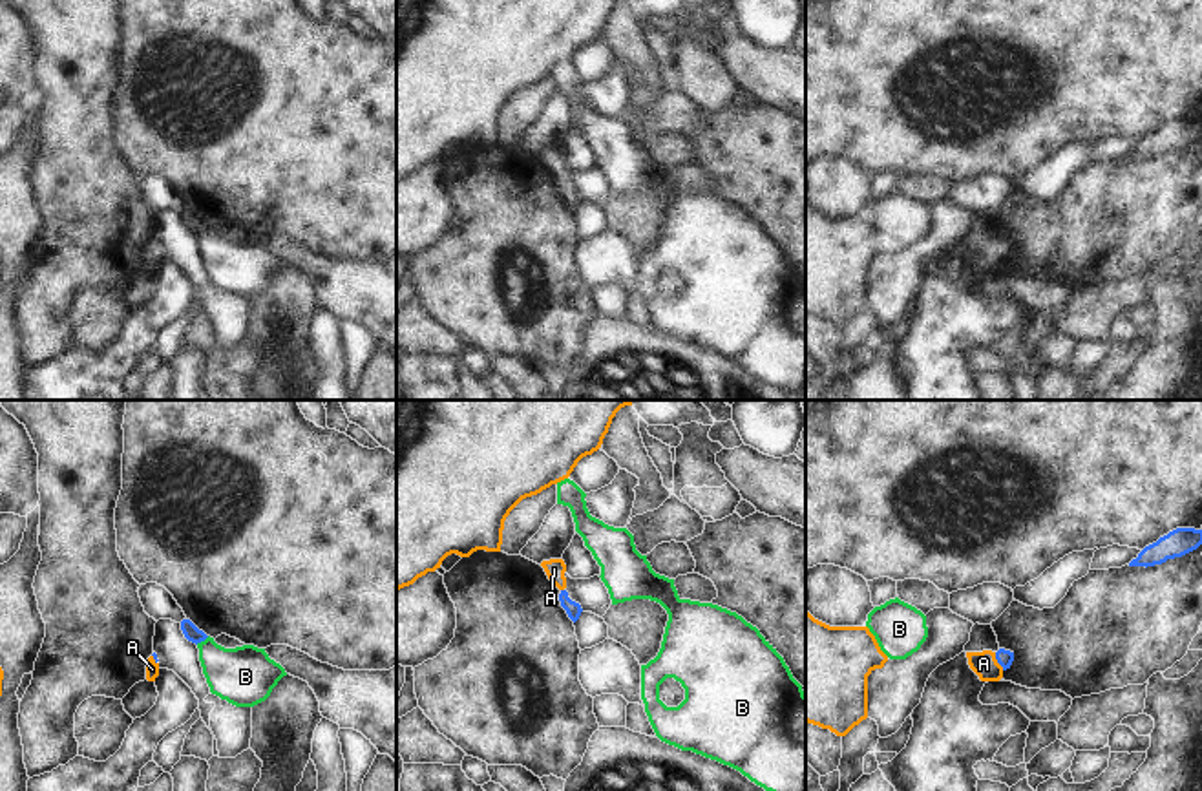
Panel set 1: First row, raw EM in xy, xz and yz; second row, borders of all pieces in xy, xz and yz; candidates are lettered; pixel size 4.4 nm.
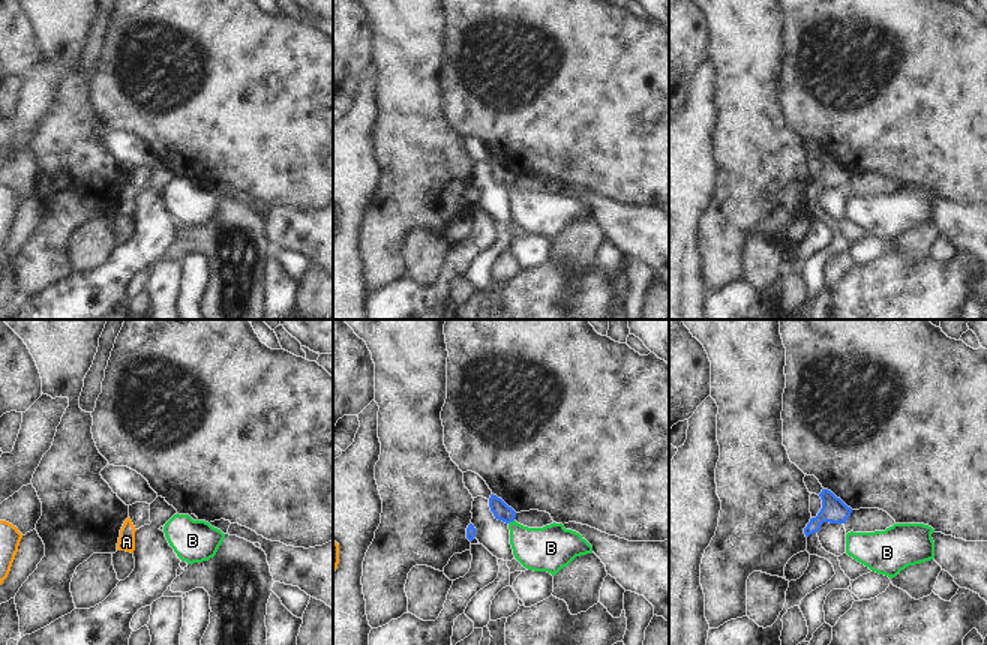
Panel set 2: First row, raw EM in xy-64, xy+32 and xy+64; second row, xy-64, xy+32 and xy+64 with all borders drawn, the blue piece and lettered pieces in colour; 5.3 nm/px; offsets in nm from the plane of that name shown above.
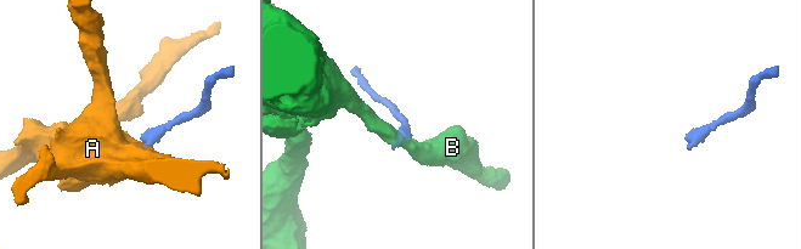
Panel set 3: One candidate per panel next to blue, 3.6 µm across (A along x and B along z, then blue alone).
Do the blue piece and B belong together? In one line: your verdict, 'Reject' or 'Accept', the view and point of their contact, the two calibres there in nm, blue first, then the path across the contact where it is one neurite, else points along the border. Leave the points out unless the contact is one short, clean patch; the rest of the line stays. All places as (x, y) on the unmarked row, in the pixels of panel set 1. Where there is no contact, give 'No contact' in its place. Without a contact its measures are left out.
Reject. Touches blue at xy (201, 231). Thickness 70 nm (blue) against 260 nm. Boundary: xy (209, 227), (196, 234).

